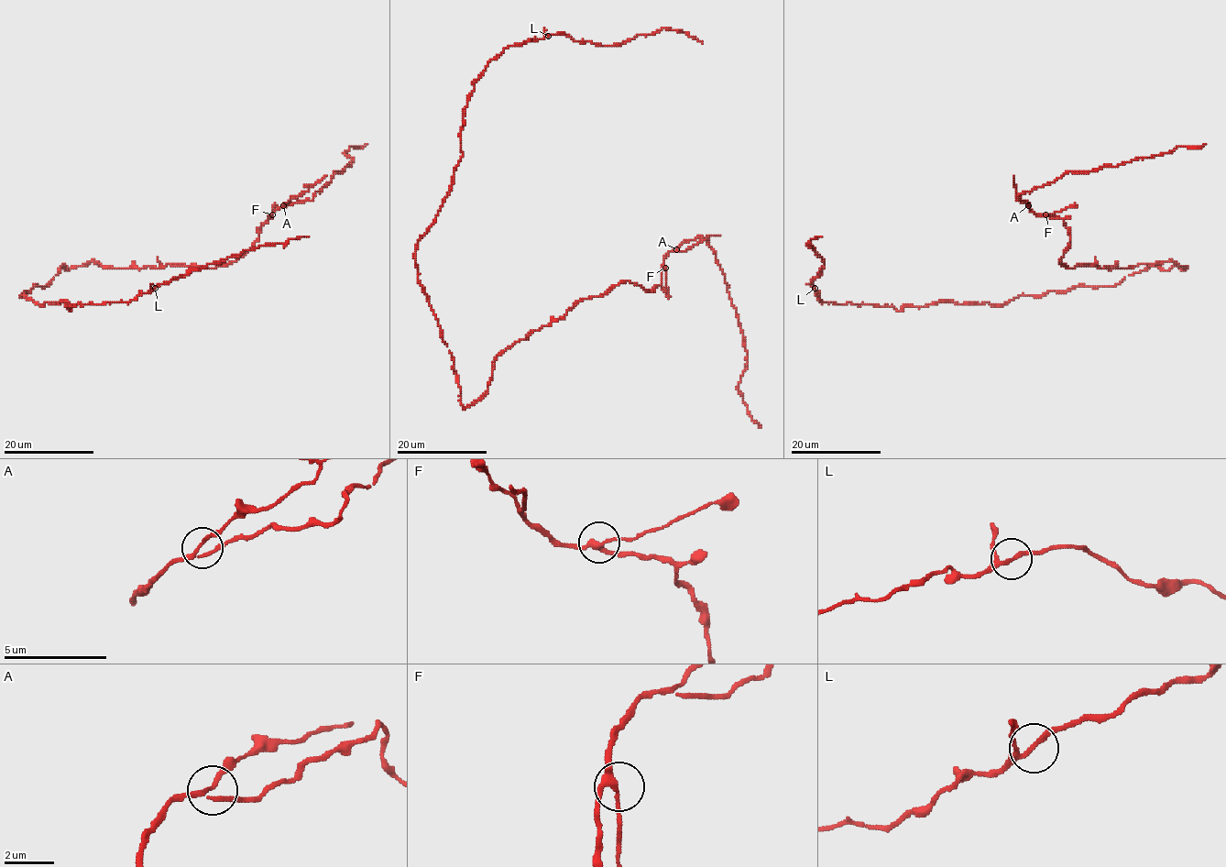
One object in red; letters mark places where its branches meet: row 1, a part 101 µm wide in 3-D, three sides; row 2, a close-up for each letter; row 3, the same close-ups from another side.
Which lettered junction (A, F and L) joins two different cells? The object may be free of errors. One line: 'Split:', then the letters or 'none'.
Split: none

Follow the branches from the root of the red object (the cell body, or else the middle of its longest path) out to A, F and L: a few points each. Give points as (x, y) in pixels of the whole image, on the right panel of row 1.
A: (1159, 268), (1186, 268), (1172, 261), (1067, 268), (1059, 262), (1069, 229), (1028, 205)
F: (1159, 268), (1186, 268), (1172, 261), (1067, 268), (1059, 262), (1069, 229), (1045, 214)
L: (1159, 268), (1150, 265), (1112, 287), (1019, 294), (997, 306), (938, 301), (896, 311), (822, 302), (815, 288)

